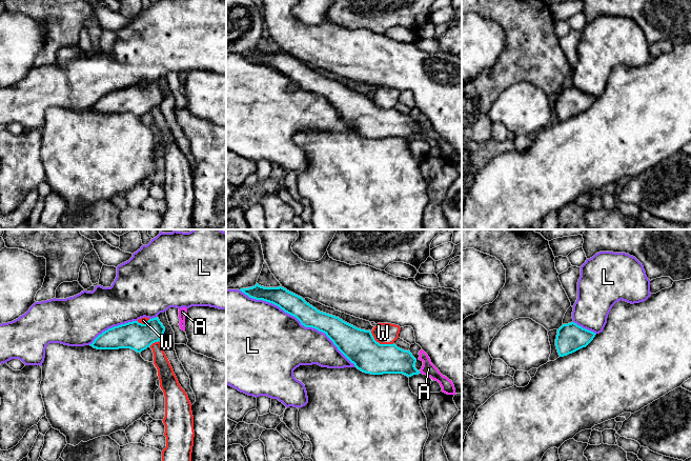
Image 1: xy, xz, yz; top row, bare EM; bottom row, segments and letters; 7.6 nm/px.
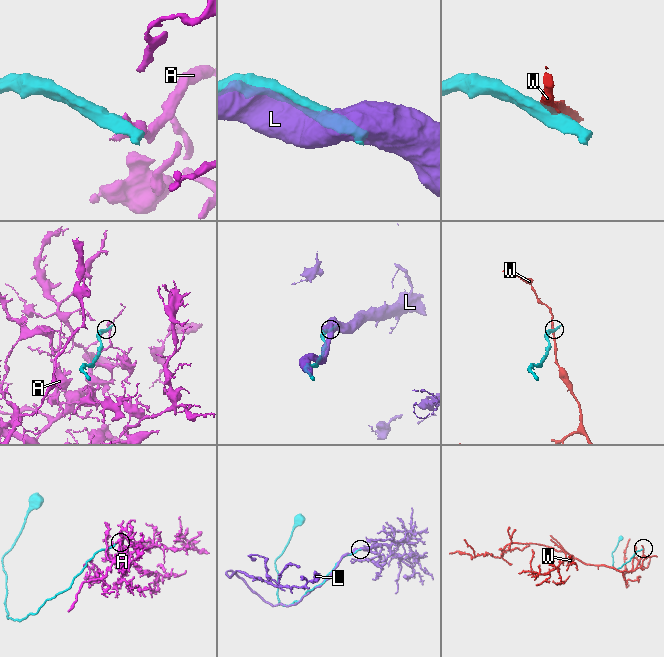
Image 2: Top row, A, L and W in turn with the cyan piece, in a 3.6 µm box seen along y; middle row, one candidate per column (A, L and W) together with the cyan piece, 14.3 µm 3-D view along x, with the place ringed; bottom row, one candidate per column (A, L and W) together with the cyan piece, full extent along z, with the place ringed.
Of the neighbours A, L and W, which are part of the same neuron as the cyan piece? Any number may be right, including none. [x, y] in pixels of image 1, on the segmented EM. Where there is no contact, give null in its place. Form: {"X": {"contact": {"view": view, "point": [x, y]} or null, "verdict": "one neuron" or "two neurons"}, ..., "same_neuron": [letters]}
{"A": {"contact": {"view": "xz", "point": [419, 372]}, "verdict": "two neurons"}, "L": {"contact": {"view": "xz", "point": [298, 319]}, "verdict": "one neuron"}, "W": {"contact": {"view": "xz", "point": [381, 344]}, "verdict": "two neurons"}, "same_neuron": ["L"]}

